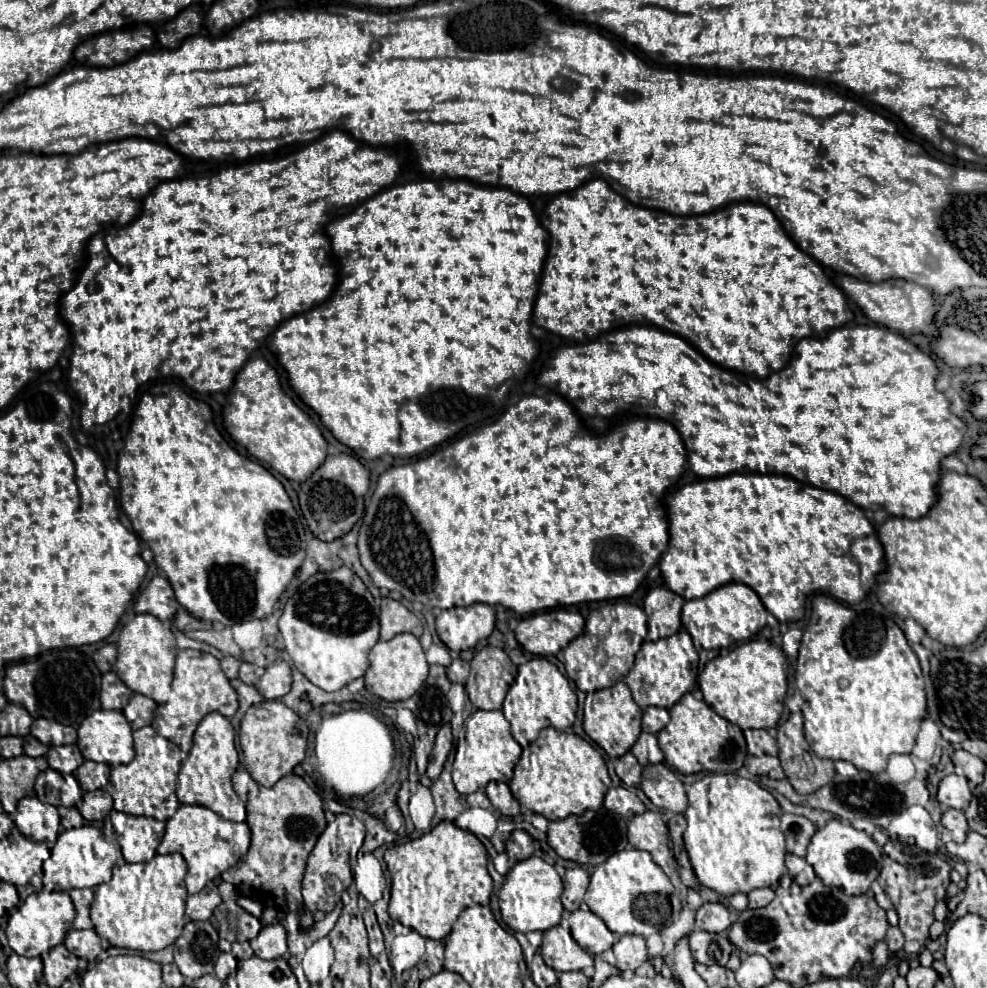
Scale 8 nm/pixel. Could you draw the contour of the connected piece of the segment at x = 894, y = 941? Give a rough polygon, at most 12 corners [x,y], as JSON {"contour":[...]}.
{"contour":[[889,928],[885,942],[889,952],[903,950],[905,938],[899,928]]}

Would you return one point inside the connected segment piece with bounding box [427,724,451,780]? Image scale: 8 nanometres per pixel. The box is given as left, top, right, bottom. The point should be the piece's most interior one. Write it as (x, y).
(442, 746)

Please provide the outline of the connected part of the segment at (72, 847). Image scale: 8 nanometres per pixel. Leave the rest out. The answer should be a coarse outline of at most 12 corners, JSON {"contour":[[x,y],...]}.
{"contour":[[95,826],[59,834],[45,890],[95,888],[121,862]]}

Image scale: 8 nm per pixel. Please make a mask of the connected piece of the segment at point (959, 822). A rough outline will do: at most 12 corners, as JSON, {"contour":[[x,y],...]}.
{"contour":[[947,810],[941,824],[955,842],[965,842],[969,826],[961,810]]}

